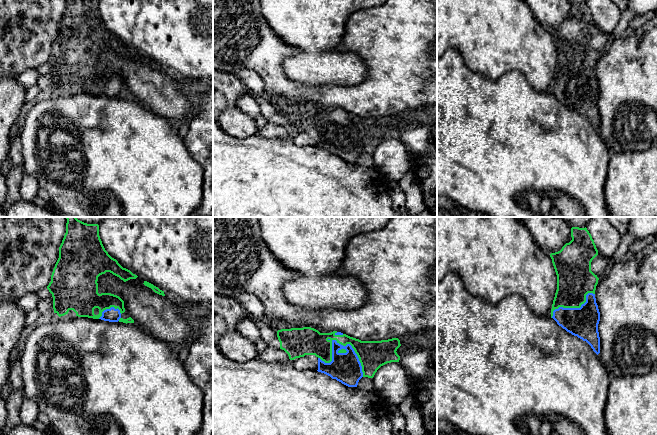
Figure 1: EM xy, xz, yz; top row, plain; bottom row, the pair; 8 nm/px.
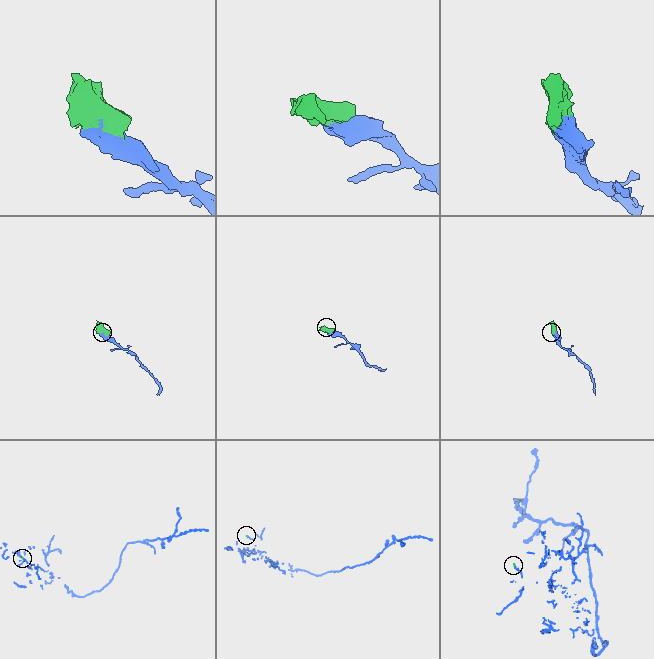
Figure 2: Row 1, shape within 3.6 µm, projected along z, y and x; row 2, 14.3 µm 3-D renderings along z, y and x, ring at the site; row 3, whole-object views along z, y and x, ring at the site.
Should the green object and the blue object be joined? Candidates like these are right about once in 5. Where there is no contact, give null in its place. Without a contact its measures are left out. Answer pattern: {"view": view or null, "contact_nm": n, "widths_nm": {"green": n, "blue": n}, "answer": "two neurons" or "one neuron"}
{"view": "xz", "contact_nm": 420, "widths_nm": {"green": 220, "blue": 240}, "answer": "one neuron"}

